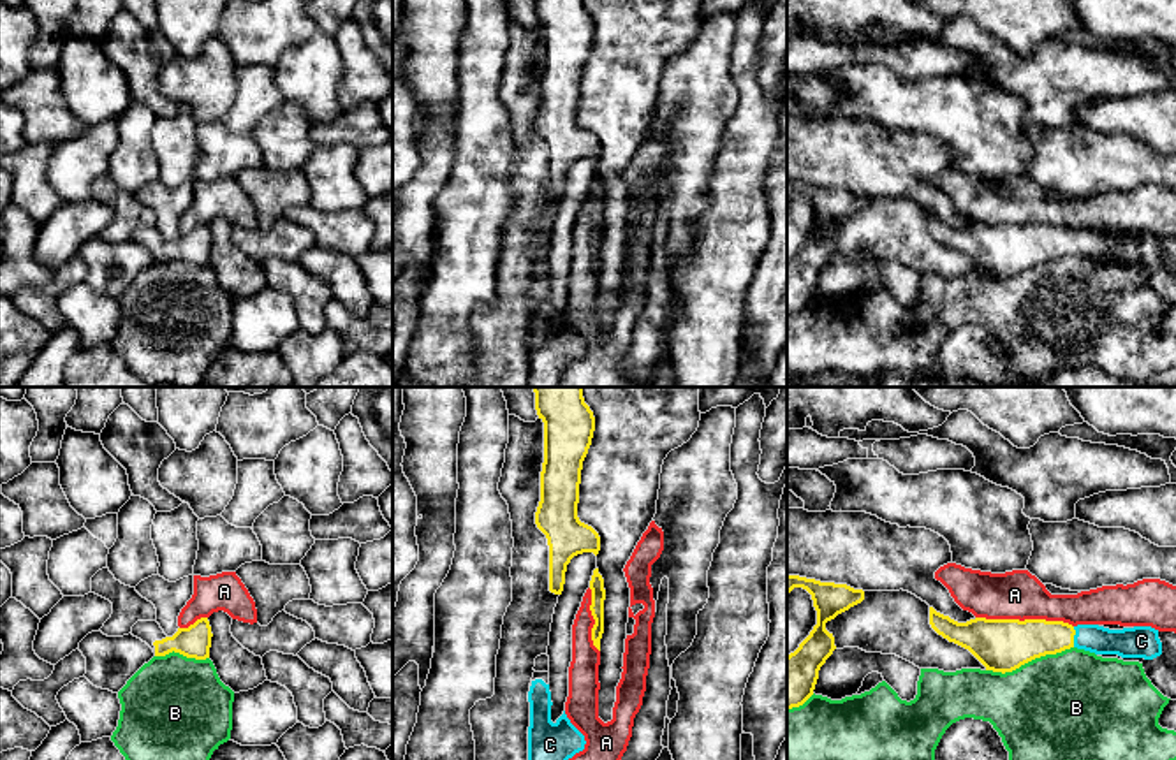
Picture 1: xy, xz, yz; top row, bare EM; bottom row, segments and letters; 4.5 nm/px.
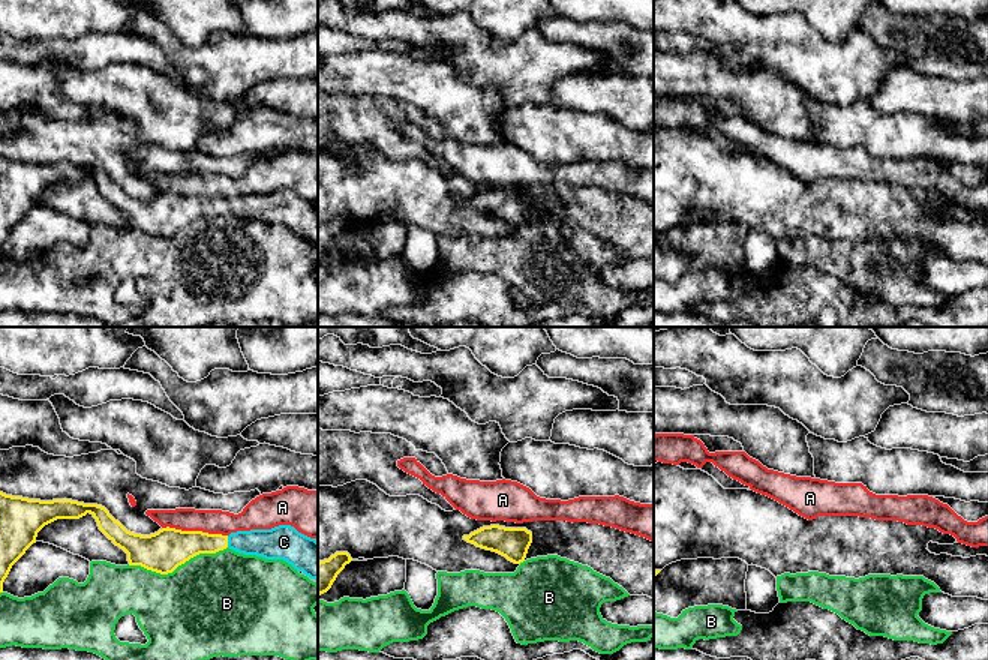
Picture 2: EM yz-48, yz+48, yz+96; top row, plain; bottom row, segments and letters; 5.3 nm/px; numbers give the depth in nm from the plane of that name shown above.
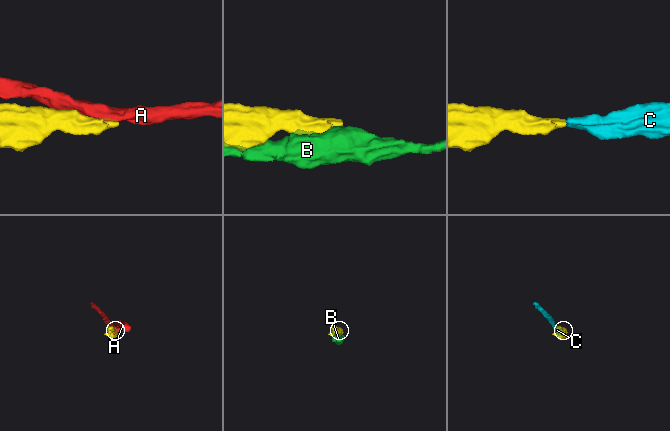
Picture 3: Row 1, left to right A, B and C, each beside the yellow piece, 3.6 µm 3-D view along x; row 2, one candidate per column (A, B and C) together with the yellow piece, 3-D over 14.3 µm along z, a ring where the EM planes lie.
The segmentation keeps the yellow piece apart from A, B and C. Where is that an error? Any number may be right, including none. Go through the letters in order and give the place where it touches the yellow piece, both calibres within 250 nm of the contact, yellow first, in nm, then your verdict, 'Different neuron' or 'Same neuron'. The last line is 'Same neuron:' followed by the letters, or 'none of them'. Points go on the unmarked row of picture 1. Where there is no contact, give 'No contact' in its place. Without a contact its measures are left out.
A: Touches yellow at yz (1025, 226). Thickness 240 nm (yellow) against 220 nm. Different neuron
B: Touches yellow at yz (1028, 266). Thickness 240 nm (yellow) against 480 nm. Different neuron
C: Touches yellow at yz (1073, 243). Thickness 200 nm (yellow) against 140 nm. Same neuron
Same neuron: C

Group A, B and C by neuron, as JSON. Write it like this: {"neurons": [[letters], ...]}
{"neurons": [["A"], ["B"], ["C"]]}

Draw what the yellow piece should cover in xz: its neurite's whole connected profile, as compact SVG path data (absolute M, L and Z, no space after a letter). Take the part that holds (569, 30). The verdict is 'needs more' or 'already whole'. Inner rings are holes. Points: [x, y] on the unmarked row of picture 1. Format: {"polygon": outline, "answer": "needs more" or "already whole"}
{"polygon": "M535 0L544 28L544 69L535 130L549 151L549 197L562 201L570 165L600 157L599 139L579 127L583 67L592 51L595 23L583 0Z", "answer": "already whole"}

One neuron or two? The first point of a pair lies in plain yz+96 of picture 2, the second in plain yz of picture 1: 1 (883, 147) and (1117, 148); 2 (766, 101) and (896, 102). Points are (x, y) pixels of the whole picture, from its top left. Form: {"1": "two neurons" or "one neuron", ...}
{"1": "one neuron", "2": "one neuron"}

